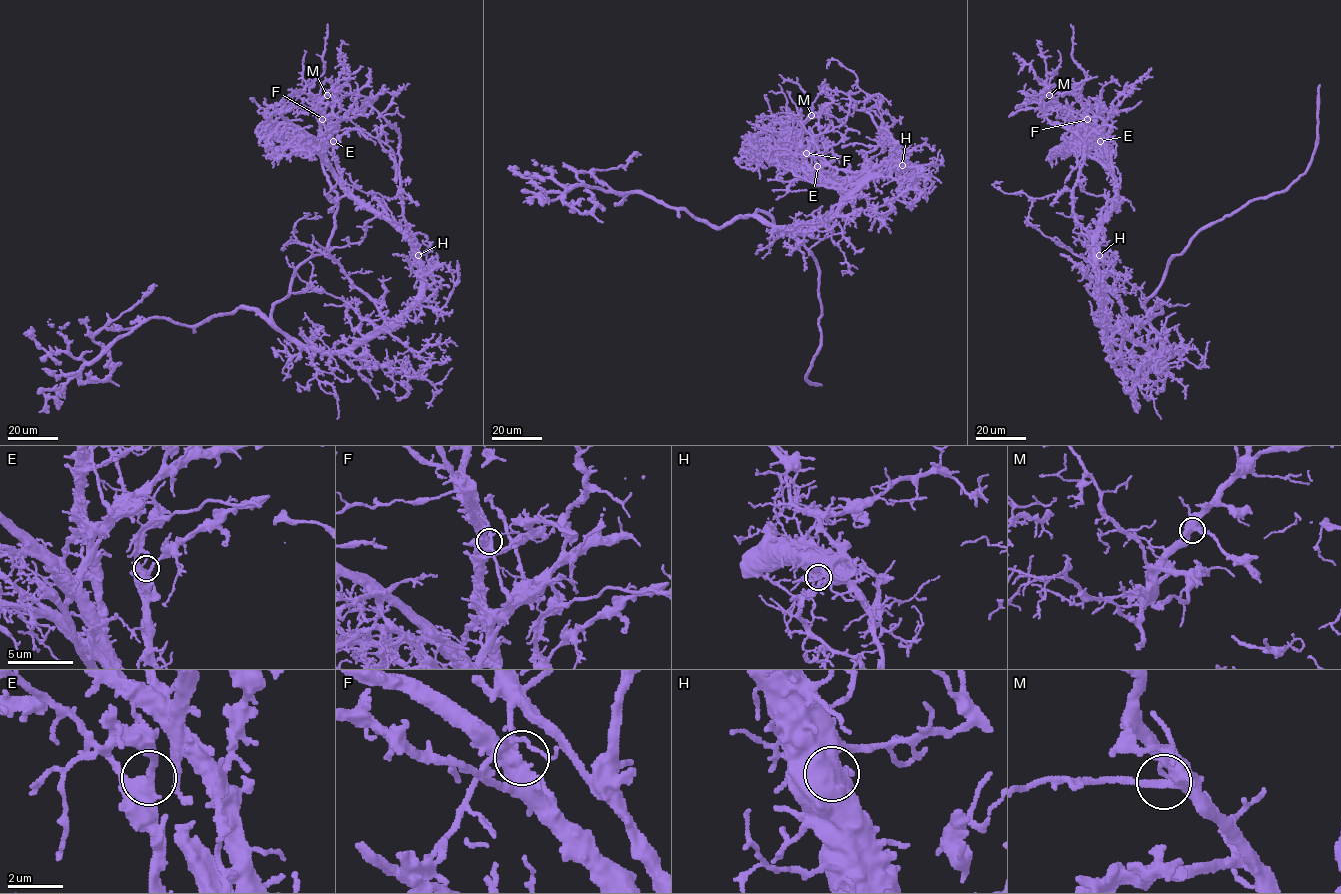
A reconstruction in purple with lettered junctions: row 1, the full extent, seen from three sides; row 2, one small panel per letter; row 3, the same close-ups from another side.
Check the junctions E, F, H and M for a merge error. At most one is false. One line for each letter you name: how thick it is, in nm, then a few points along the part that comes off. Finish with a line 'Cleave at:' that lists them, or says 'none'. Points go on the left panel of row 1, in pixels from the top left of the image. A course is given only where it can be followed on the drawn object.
F: 400 nm thick; foreign part runs (322, 119), (317, 110), (321, 97)
Cleave at: F

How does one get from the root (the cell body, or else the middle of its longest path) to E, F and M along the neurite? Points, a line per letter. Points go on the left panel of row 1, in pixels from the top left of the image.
E: (348, 351), (374, 337), (416, 298), (420, 272), (415, 247), (344, 185), (334, 157), (333, 141)
F: (348, 351), (374, 337), (416, 298), (420, 272), (415, 247), (365, 207), (334, 173), (325, 154), (322, 119)
M: (348, 351), (374, 337), (416, 298), (420, 272), (415, 247), (365, 207), (334, 173), (318, 114), (327, 95)

